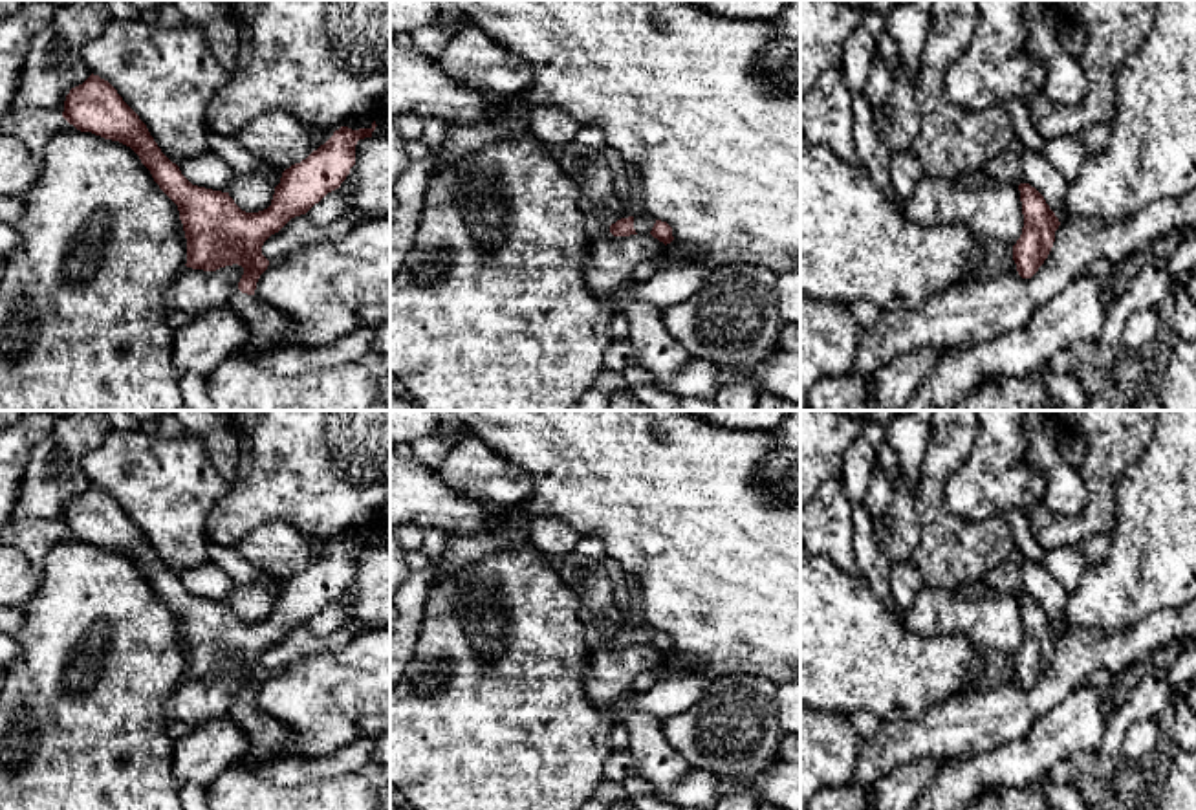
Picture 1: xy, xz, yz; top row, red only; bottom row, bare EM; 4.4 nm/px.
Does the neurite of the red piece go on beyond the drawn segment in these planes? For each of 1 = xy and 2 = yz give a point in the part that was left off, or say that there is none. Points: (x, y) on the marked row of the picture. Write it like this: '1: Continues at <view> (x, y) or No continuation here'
1: Continues at xy (244, 382)
2: No continuation here

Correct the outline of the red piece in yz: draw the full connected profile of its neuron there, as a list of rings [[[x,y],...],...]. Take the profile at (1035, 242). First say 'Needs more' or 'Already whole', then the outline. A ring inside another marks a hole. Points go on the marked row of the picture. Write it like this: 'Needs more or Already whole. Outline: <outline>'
Already whole. Outline: [[[1020,183],[1024,214],[1022,235],[1013,246],[1013,260],[1022,279],[1031,279],[1048,258],[1060,222],[1044,196],[1029,183]]]

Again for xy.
Needs more. Outline: [[[90,75],[82,84],[70,90],[64,101],[62,117],[73,125],[81,132],[92,132],[104,139],[119,141],[130,147],[141,159],[141,163],[150,170],[154,181],[159,189],[178,205],[179,220],[183,224],[185,238],[187,238],[187,268],[216,271],[225,266],[238,264],[244,268],[244,275],[238,282],[238,288],[233,291],[229,299],[229,306],[238,313],[238,317],[245,323],[249,330],[249,339],[244,348],[233,356],[229,356],[207,379],[207,390],[211,398],[211,410],[381,410],[390,403],[388,383],[379,381],[372,376],[359,361],[341,363],[335,367],[317,367],[306,370],[297,376],[282,376],[277,374],[267,365],[267,356],[282,350],[306,346],[297,339],[295,323],[258,299],[255,295],[256,282],[260,275],[267,269],[269,260],[262,255],[264,242],[278,233],[291,218],[306,214],[315,203],[319,203],[328,192],[341,187],[341,183],[350,174],[350,169],[355,165],[355,145],[359,139],[372,137],[375,130],[375,121],[370,128],[352,130],[348,126],[341,126],[333,132],[333,136],[313,150],[300,163],[291,165],[282,172],[280,183],[275,187],[275,194],[271,205],[258,213],[242,211],[229,192],[212,191],[205,187],[192,185],[179,170],[176,163],[172,163],[158,147],[154,137],[150,136],[147,125],[139,119],[139,115],[123,101],[117,90],[99,75]]]

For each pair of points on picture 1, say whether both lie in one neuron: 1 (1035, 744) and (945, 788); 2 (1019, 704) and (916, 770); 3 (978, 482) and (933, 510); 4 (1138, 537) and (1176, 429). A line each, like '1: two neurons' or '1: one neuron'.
1: one neuron
2: two neurons
3: two neurons
4: one neuron

